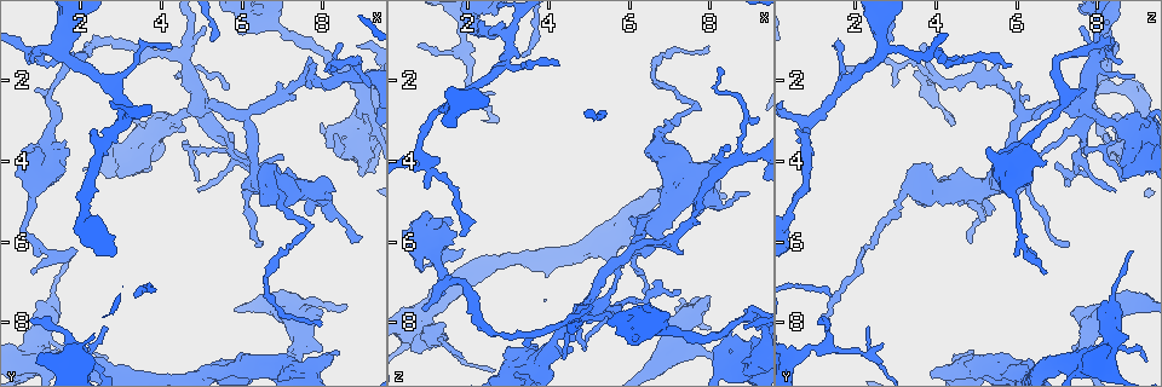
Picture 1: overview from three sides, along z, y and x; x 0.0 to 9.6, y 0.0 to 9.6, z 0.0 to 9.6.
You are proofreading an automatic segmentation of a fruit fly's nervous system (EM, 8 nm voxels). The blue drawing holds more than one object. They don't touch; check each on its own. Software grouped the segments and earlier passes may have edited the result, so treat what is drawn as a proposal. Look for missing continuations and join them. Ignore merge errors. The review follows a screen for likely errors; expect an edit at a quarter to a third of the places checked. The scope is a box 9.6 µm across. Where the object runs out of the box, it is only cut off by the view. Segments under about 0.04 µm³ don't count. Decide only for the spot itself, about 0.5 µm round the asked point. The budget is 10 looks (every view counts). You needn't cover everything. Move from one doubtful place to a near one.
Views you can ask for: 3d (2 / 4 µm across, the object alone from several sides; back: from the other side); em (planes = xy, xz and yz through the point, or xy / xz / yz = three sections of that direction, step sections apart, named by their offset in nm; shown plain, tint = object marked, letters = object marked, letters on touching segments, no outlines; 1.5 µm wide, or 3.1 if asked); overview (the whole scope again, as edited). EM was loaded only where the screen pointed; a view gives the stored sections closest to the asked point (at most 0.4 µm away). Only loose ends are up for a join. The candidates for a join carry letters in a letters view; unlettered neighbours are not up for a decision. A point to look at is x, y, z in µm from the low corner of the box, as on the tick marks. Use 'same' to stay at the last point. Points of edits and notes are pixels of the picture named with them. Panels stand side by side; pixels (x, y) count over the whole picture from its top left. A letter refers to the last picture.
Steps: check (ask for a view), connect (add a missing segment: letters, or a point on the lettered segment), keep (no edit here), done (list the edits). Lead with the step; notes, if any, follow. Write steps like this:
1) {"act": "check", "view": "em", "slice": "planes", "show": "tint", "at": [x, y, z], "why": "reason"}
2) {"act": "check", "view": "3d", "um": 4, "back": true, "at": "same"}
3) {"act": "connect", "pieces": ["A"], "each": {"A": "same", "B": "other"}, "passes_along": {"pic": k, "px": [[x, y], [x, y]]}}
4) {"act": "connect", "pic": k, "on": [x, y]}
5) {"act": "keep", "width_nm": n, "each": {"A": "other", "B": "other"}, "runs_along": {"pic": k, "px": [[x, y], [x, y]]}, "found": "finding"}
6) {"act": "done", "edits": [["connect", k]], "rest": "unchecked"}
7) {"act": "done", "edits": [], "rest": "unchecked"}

{"act": "check", "view": "3d", "um": 4, "back": true, "at": [1.80, 6.25, 8.80]}

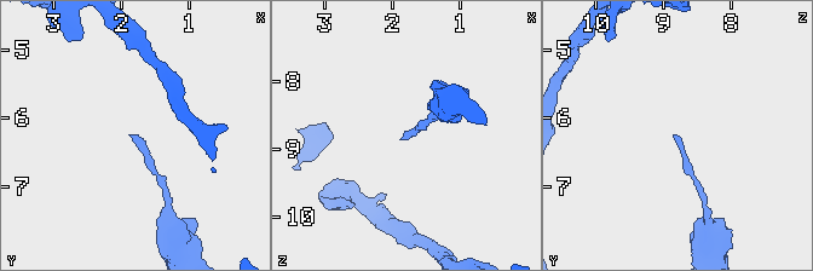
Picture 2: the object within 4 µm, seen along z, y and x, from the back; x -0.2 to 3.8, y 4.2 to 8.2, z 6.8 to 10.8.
{"act": "check", "view": "em", "slice": "planes", "show": "plain", "at": [1.85, 6.25, 8.85], "why": "need the tissue"}

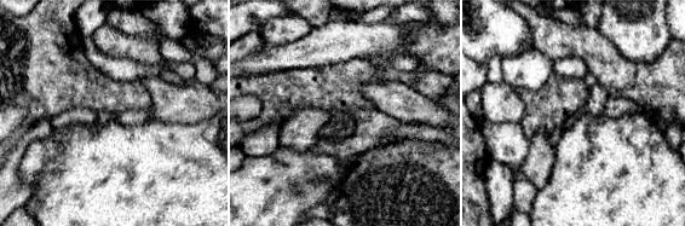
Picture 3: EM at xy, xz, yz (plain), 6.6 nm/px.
{"act": "check", "view": "em", "slice": "planes", "show": "letters", "at": "same", "why": "see the neighbours"}

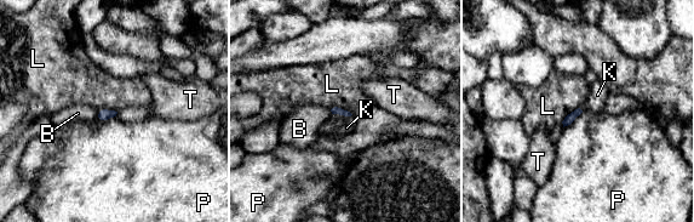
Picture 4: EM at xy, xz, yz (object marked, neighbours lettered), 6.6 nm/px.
{"act": "connect", "pieces": ["K"], "longest_contact_nm": ["L", 160], "each": {"B": "other", "K": "same", "L": "other", "P": "other", "T": "other"}, "found": "it goes on there"}

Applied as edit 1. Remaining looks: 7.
{"act": "check", "view": "em", "slice": "planes", "show": "letters", "at": [0.80, 6.75, 6.65], "why": "thin end"}

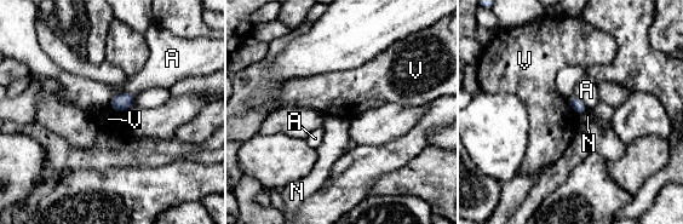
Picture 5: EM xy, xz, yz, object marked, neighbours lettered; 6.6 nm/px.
{"act": "keep", "each": {"A": "other", "N": "other", "V": "other"}, "border": {"pic": 5, "px": [[108, 107], [125, 112]]}, "found": "no lettered segment goes on from it"}

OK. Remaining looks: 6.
{"act": "check", "view": "3d", "um": 4, "at": [0.85, 2.25, 7.70], "why": "branch stops here"}

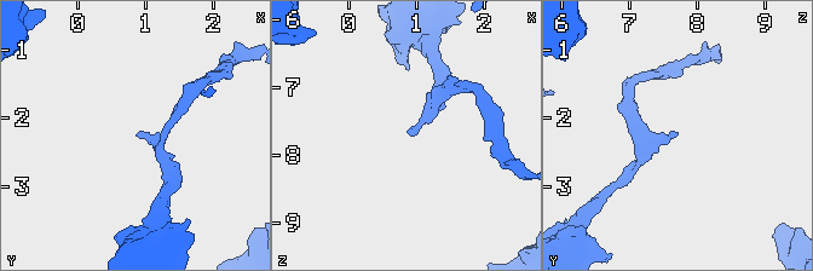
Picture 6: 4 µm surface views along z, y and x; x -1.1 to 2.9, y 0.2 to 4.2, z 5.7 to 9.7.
{"act": "check", "view": "em", "slice": "planes", "show": "letters", "at": [0.90, 2.30, 7.65], "why": "shape alone is not enough"}

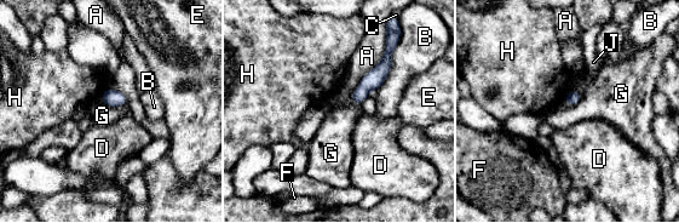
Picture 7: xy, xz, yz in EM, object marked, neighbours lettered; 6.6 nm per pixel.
{"act": "keep", "longest_contact_nm": ["A", 420], "each": {"A": "other", "B": "other", "C": "other", "D": "other", "E": "other", "F": "other", "G": "other", "H": "other", "J": "other"}, "border": {"pic": 7, "px": [[101, 101], [109, 106], [126, 106]]}, "found": "no lettered segment goes on from it"}

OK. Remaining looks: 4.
{"act": "done", "edits": [["connect", 4]], "rest": "unchecked"}

